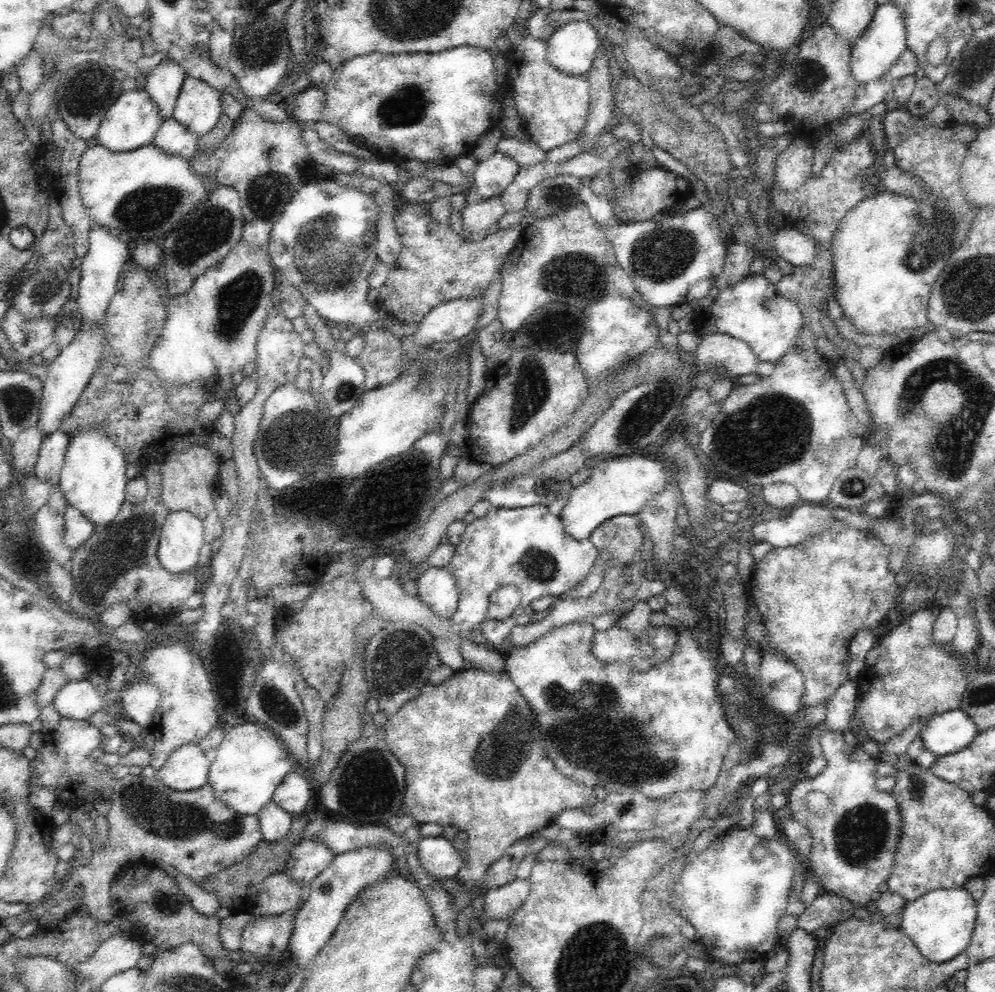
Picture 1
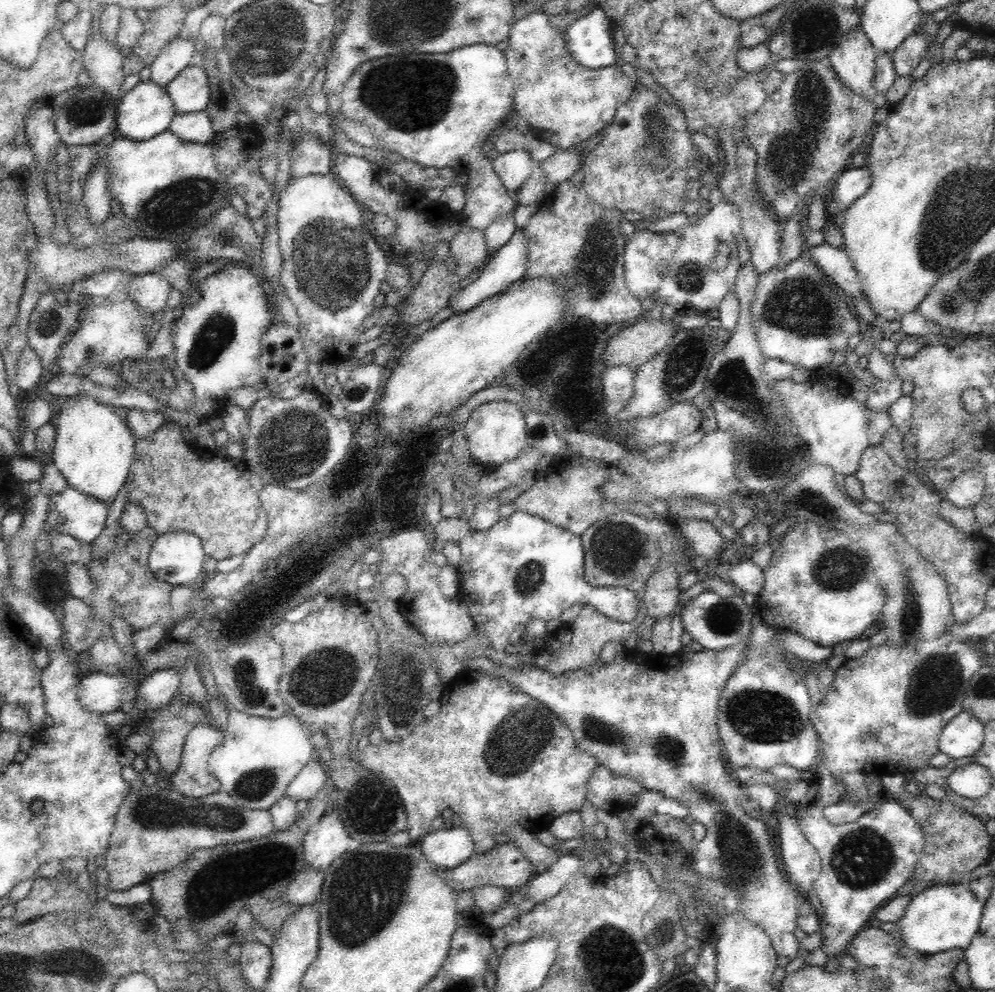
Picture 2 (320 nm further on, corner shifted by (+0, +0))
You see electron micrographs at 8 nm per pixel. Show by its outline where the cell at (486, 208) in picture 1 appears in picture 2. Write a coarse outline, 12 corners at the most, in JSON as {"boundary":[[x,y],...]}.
{"boundary":[[465,225],[452,240],[455,262],[487,262],[484,229]]}

